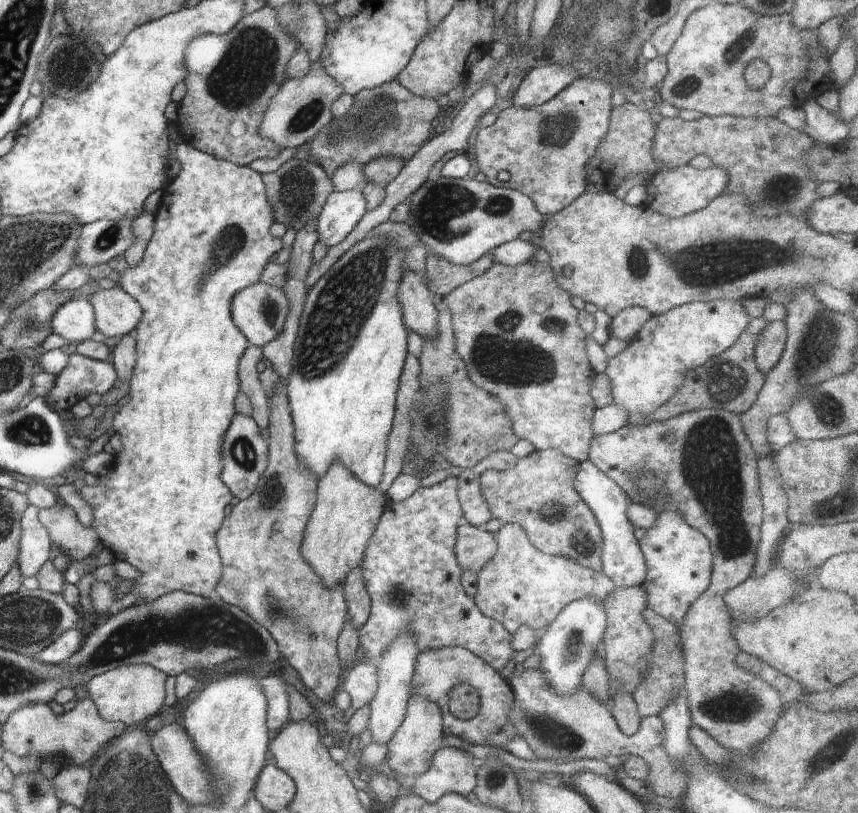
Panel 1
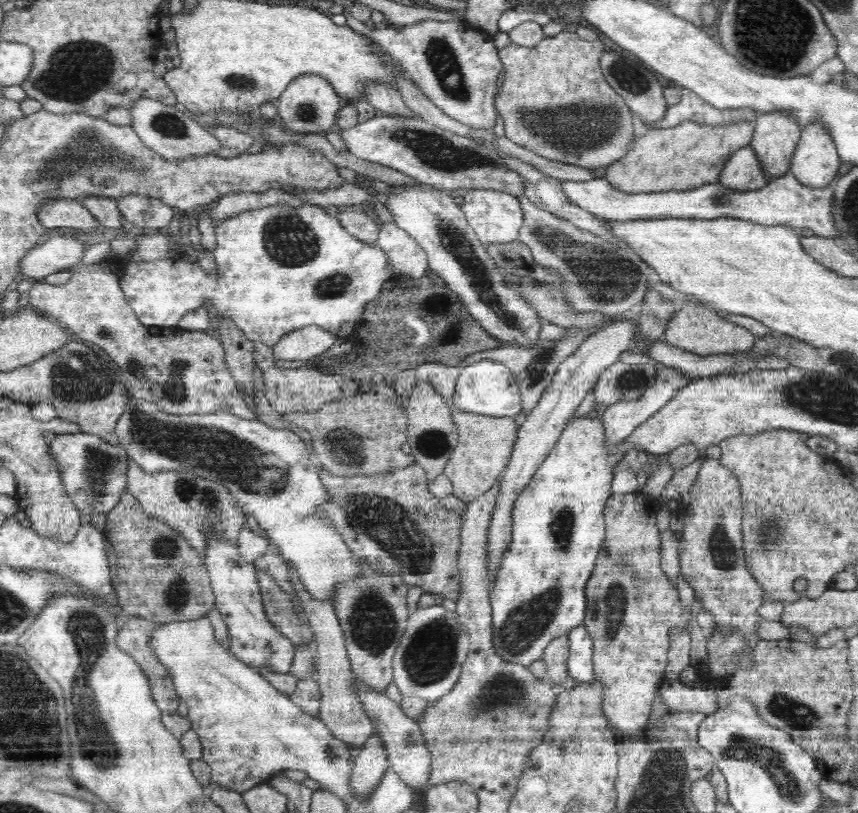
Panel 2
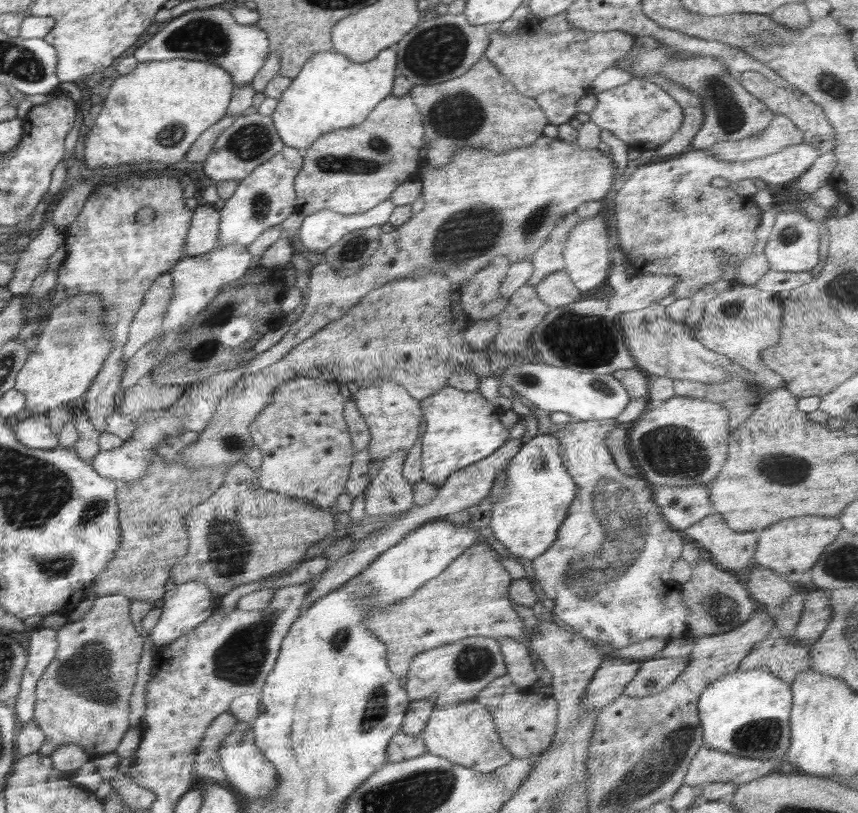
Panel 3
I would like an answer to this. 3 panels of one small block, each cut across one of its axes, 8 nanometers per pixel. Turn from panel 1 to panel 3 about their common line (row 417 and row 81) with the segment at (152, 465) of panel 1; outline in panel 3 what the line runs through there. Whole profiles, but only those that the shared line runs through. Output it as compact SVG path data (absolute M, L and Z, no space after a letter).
M181 58L138 63L130 74L115 78L100 115L88 130L83 156L86 167L102 170L104 166L114 168L118 164L166 162L174 165L180 162L200 134L228 114L234 88L232 75L216 63Z

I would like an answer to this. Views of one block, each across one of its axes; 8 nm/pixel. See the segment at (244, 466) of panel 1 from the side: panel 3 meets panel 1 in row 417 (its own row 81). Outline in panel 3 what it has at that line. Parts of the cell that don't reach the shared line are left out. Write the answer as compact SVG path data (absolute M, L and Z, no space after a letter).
M214 6L206 7L205 9L194 9L178 18L166 21L161 25L154 37L139 49L136 49L133 55L139 63L177 58L216 63L216 65L224 67L224 69L232 75L234 85L238 87L244 84L251 84L265 63L268 56L268 47L268 34L266 34L264 30L260 30L260 28L255 25L247 28L244 25L238 24L234 20L231 11L219 6Z

